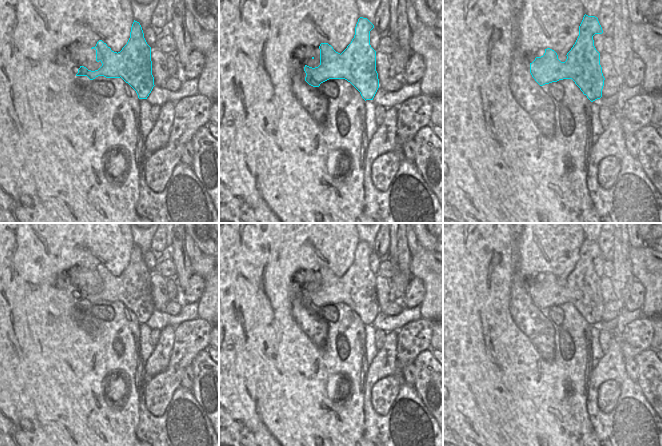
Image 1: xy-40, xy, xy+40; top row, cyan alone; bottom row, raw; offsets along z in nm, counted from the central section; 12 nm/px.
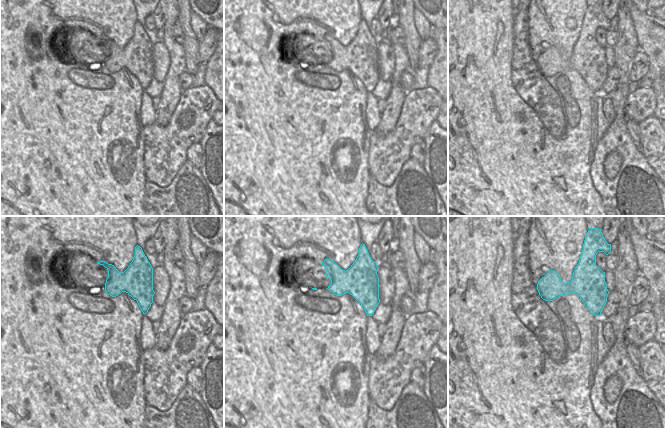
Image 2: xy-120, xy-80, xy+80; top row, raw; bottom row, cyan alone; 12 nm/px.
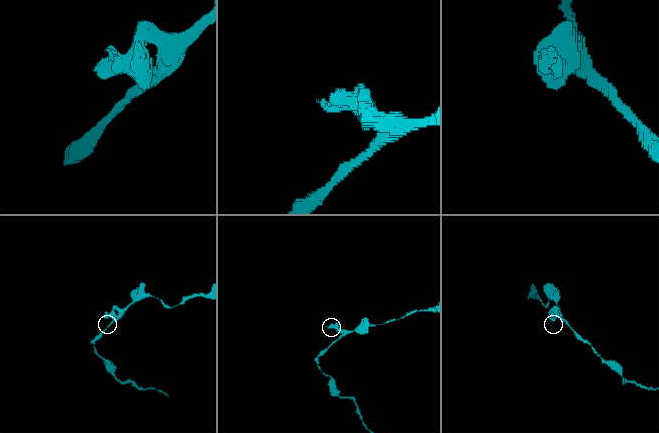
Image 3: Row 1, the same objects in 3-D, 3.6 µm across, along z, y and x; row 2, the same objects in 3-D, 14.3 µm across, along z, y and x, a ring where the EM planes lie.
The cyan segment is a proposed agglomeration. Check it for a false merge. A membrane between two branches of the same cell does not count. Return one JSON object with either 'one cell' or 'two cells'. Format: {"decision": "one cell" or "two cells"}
{"decision": "two cells"}

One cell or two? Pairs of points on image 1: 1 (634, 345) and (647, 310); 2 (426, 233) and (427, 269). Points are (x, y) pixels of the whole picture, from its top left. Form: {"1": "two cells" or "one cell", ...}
{"1": "two cells", "2": "two cells"}

